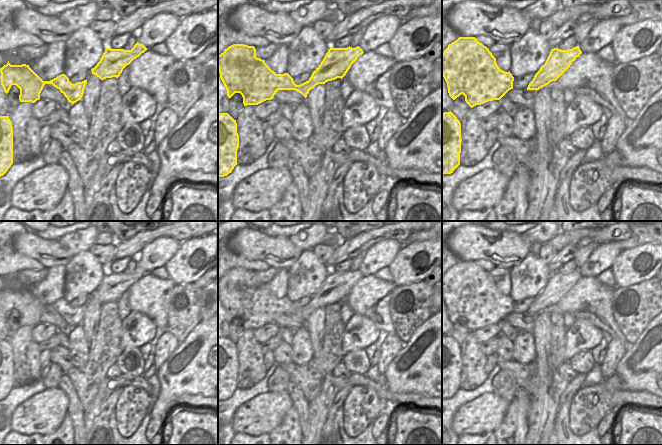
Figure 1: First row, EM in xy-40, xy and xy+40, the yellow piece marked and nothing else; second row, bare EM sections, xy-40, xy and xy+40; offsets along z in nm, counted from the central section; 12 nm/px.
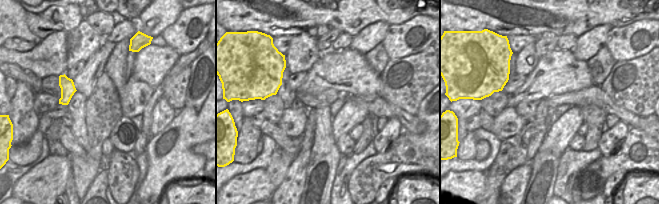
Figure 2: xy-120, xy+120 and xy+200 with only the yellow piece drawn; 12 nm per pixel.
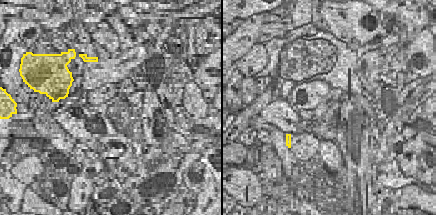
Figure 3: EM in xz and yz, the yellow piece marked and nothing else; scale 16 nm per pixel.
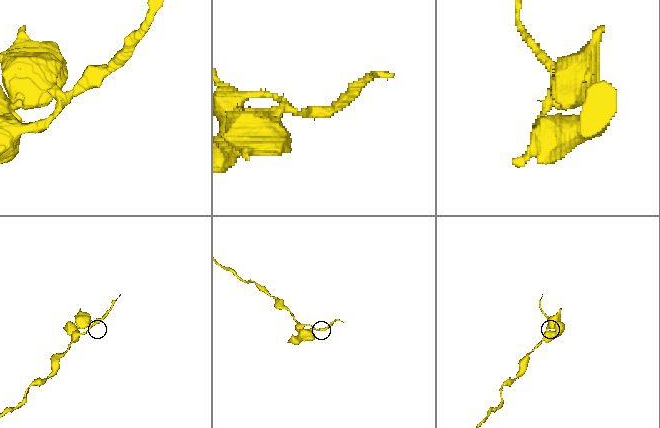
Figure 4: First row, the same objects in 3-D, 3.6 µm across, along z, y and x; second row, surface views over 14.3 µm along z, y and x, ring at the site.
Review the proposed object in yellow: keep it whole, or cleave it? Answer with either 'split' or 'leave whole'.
leave whole

